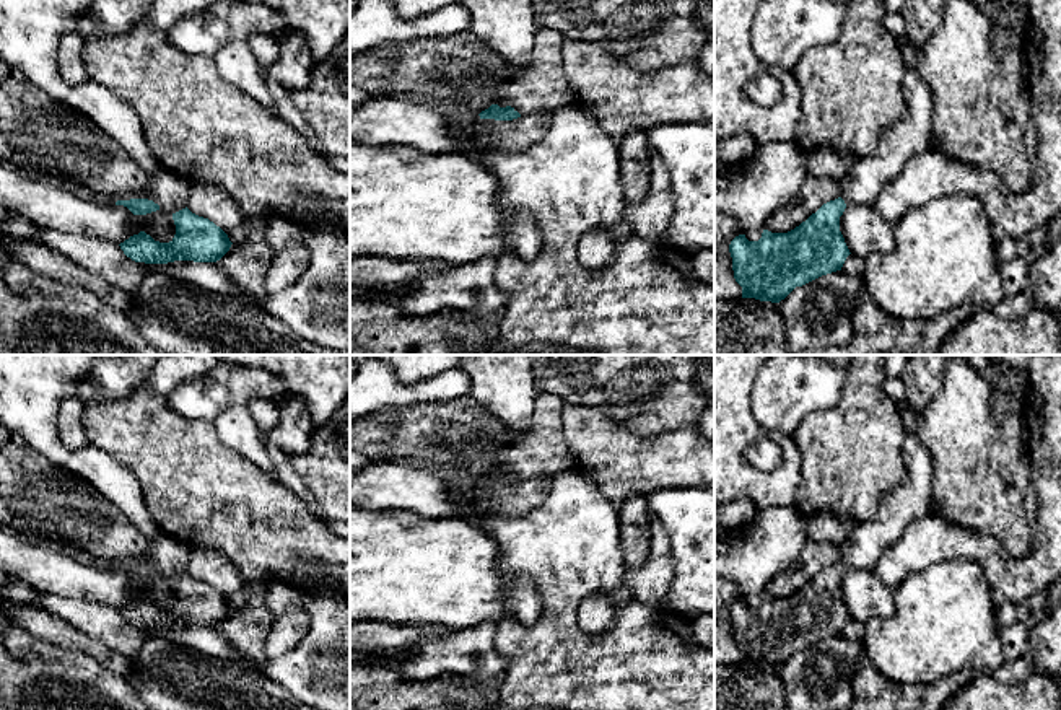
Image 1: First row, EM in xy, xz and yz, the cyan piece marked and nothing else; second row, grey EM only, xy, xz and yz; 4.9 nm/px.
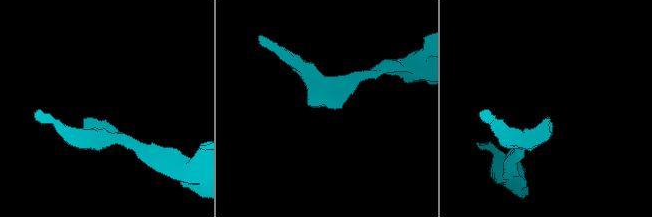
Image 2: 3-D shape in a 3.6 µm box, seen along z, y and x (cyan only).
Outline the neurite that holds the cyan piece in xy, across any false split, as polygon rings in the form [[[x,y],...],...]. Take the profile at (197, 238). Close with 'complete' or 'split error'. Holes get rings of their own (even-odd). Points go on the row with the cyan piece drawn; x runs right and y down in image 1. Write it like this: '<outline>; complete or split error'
[[[161,169],[150,178],[150,187],[145,192],[116,197],[116,205],[127,207],[133,215],[146,215],[163,208],[172,215],[176,225],[176,234],[169,243],[155,241],[140,231],[119,244],[124,254],[145,264],[220,261],[233,243],[220,226],[187,208],[189,195],[189,182],[168,169]]]; split error

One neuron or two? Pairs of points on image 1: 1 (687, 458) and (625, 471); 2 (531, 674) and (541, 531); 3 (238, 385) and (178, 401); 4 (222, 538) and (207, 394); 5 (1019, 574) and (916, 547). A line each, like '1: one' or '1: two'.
1: one
2: one
3: one
4: two
5: one

